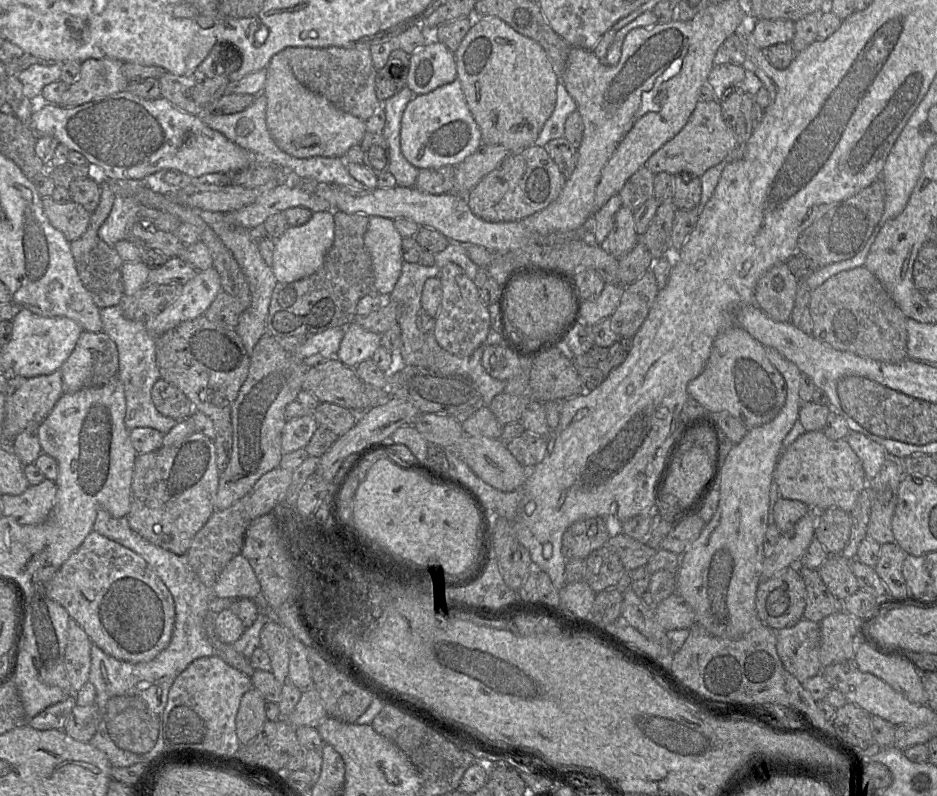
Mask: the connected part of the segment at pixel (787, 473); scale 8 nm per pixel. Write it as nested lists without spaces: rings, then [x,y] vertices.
[[[809,431],[800,435],[779,456],[774,480],[780,496],[798,500],[817,512],[840,508],[851,512],[868,481],[862,462],[846,439],[831,440],[823,431]]]

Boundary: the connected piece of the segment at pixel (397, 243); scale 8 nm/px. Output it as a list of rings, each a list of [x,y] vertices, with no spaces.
[[[377,215],[368,217],[364,242],[372,261],[374,286],[380,296],[388,298],[401,274],[403,237],[392,219]]]

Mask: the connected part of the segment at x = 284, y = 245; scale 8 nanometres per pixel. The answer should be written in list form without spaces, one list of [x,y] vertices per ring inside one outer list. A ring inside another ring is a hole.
[[[333,211],[313,212],[307,223],[301,226],[289,226],[275,240],[272,270],[276,280],[281,283],[290,283],[315,273],[323,264],[333,241]]]

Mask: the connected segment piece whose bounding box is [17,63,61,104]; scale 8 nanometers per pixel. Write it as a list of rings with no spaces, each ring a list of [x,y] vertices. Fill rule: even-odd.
[[[61,63],[33,64],[17,74],[23,85],[23,93],[29,99],[38,98],[39,103],[45,104],[42,98],[44,86],[55,82],[61,76]]]

